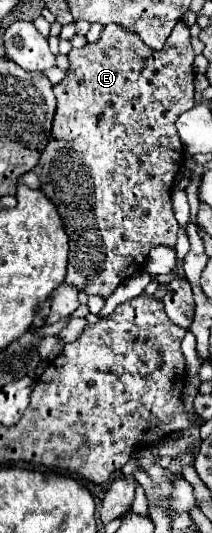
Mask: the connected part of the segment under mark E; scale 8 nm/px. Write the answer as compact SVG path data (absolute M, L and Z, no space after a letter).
M180 21L174 31L170 33L166 45L162 51L152 51L150 47L146 47L138 35L126 31L124 27L118 27L118 25L106 25L104 31L102 31L102 37L96 41L96 43L88 43L84 45L82 49L72 49L70 51L70 69L66 71L66 77L62 83L58 83L54 87L54 95L58 99L58 109L56 109L56 115L54 115L54 125L52 125L52 135L50 139L58 139L58 143L66 143L66 151L78 151L78 155L82 155L82 163L74 163L74 159L70 159L70 155L62 155L62 159L58 159L58 163L54 163L54 167L42 167L42 163L38 161L36 165L36 175L40 177L40 183L42 183L42 191L48 195L48 199L56 205L62 221L64 221L64 227L66 227L66 235L70 239L70 257L68 257L68 273L66 273L66 283L72 285L72 287L78 287L78 291L86 293L86 295L100 295L104 299L108 299L116 287L132 277L134 273L142 271L144 269L144 261L150 253L152 247L158 247L158 245L168 245L168 247L174 247L176 245L176 231L178 231L178 221L174 217L174 211L172 211L172 201L170 201L170 191L172 191L172 185L174 185L174 179L178 177L180 169L182 169L182 153L184 153L184 147L178 139L178 131L174 127L174 121L178 119L180 113L184 113L186 109L194 107L194 51L192 51L192 45L190 45L190 33L188 33L188 27Z

